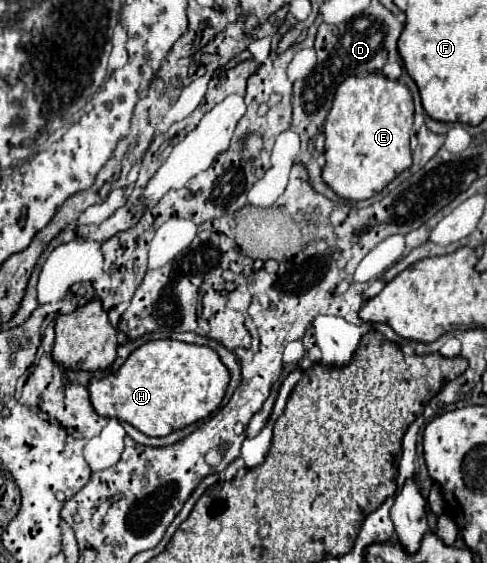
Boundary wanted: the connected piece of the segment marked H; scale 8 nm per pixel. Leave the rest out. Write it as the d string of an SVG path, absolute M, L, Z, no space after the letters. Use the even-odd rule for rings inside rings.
M151 340L133 350L117 372L93 378L89 396L99 416L129 422L147 436L167 436L213 414L221 406L227 384L229 372L215 350L177 340Z

